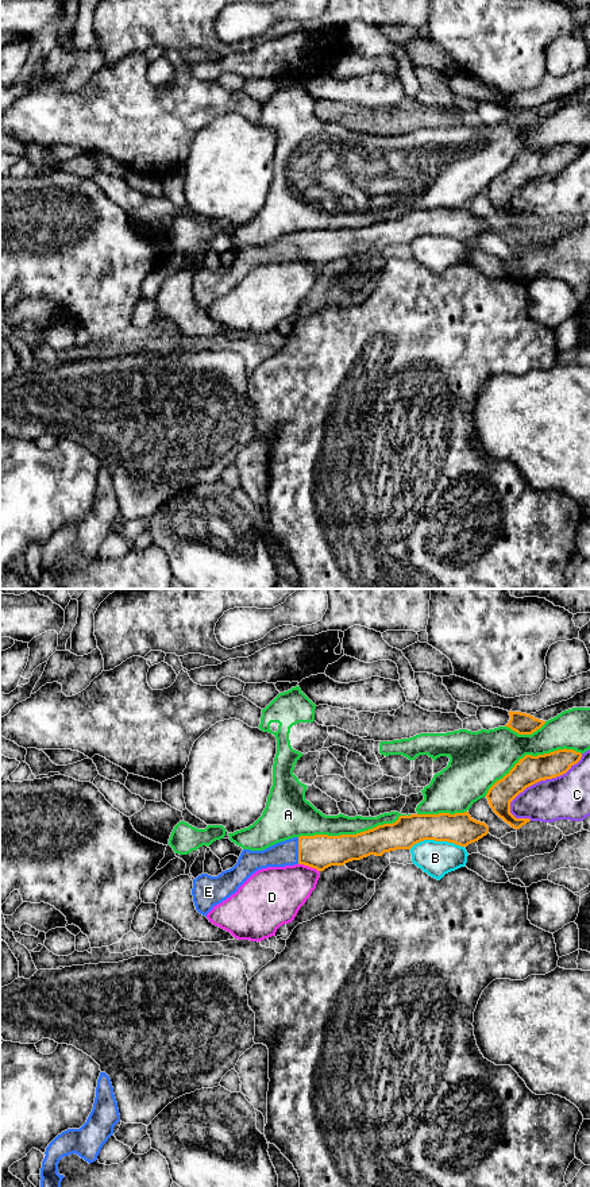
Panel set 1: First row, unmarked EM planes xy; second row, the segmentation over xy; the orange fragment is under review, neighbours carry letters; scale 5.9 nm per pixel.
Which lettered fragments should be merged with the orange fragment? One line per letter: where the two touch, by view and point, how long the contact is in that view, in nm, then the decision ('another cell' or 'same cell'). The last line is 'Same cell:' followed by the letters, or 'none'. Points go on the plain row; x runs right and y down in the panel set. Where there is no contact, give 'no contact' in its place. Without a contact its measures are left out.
A: meets orange in xy at (351, 230); contact 650 nm long; another cell
B: meets orange in xy at (436, 235); contact 320 nm long; another cell
C: meets orange in xy at (543, 174); contact 550 nm long; another cell
D: meets orange in xy at (309, 261); contact 140 nm long; another cell
E: meets orange in xy at (299, 246); contact 160 nm long; same cell
Same cell: E

